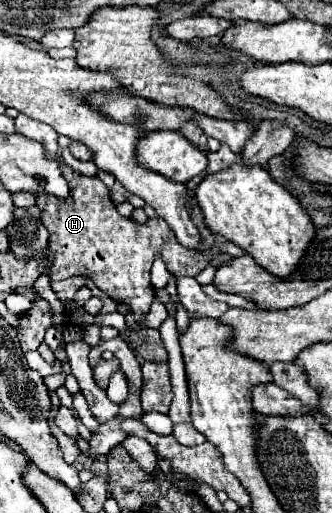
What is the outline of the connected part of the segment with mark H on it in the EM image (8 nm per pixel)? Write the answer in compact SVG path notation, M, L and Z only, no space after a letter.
M65 167L65 179L69 179L69 185L73 187L73 195L69 195L69 199L42 193L36 201L42 212L41 220L49 229L47 249L55 255L53 265L47 269L53 281L87 275L115 303L129 305L135 313L135 320L139 321L142 315L147 314L155 297L149 271L157 253L165 259L171 275L197 275L209 265L205 255L197 255L197 251L181 247L163 219L153 217L145 225L139 225L129 217L121 217L101 179L85 177L71 167Z

